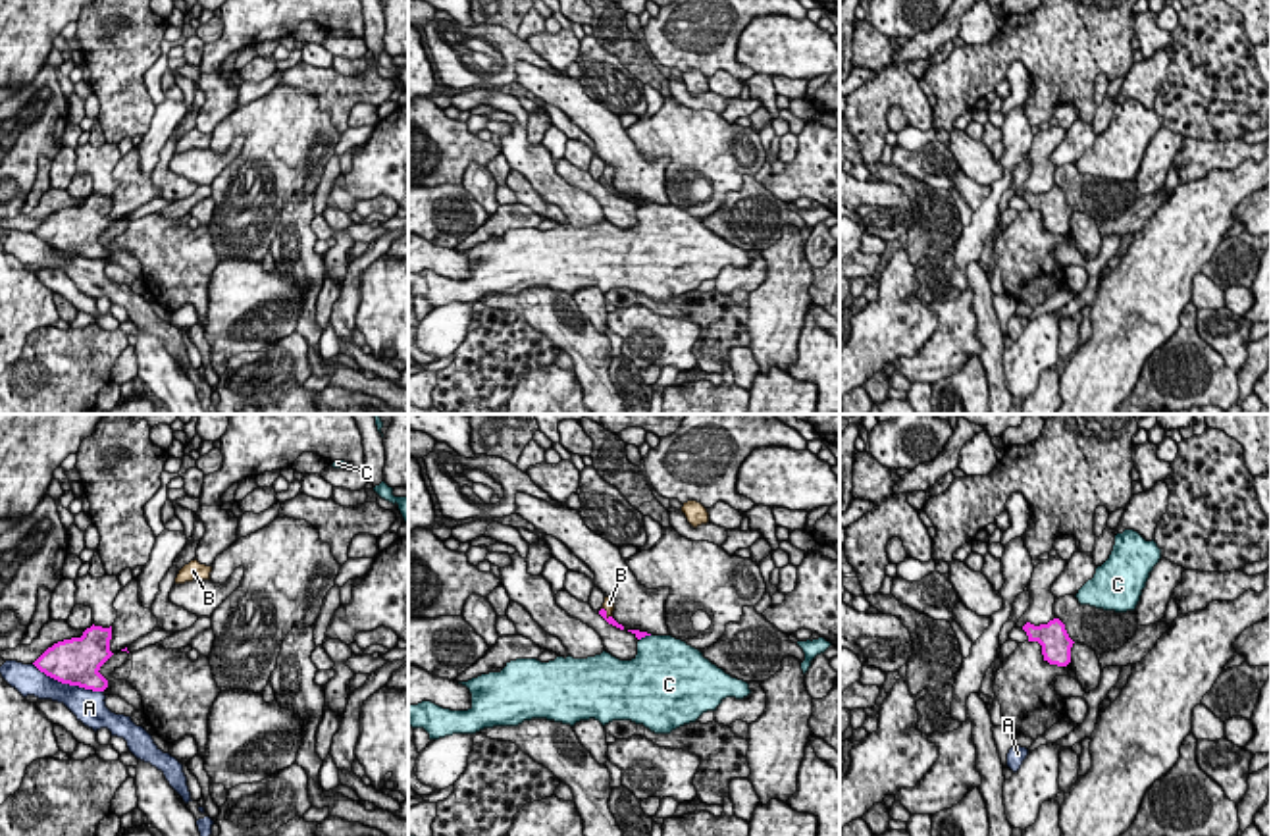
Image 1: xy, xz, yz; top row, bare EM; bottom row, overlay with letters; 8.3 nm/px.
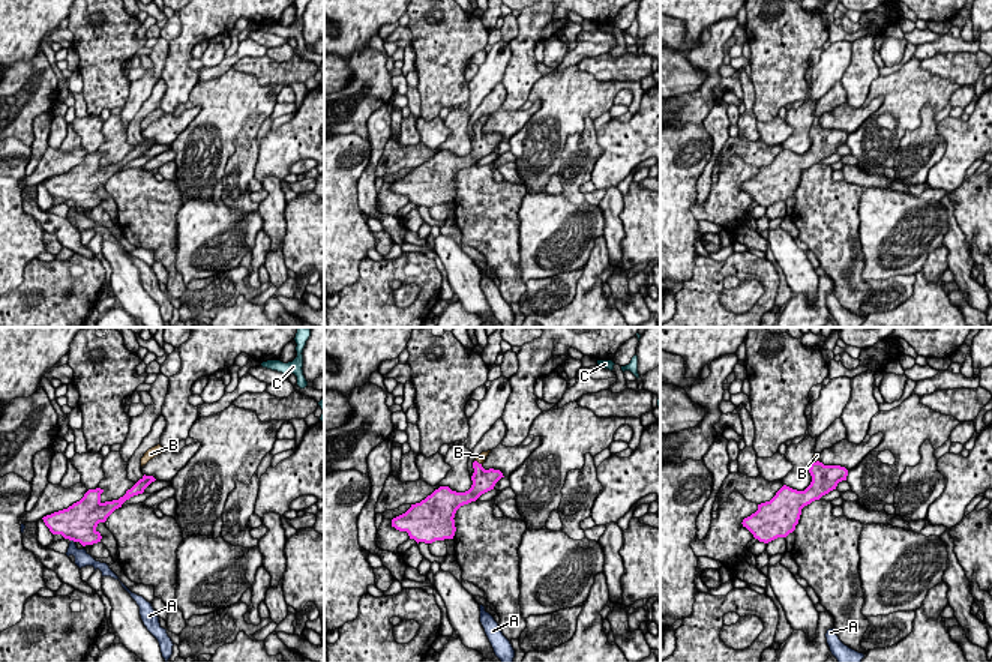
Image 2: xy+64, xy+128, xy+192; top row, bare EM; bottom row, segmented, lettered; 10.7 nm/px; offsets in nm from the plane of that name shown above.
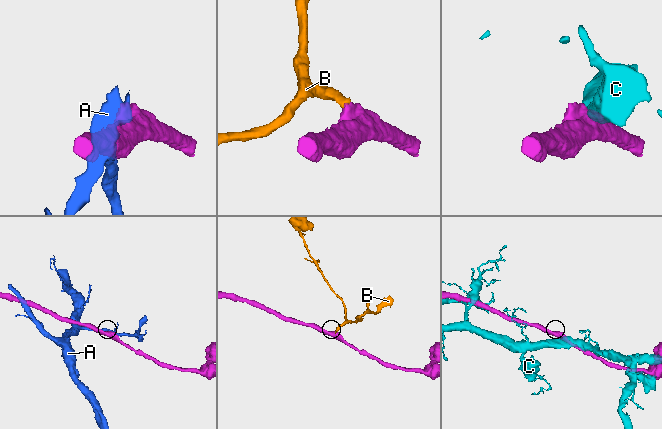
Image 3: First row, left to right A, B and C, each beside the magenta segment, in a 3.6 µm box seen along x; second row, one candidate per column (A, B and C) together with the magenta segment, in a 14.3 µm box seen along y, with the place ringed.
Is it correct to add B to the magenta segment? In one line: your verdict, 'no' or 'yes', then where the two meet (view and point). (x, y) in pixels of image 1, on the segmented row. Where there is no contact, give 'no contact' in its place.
yes | xz (605, 613)

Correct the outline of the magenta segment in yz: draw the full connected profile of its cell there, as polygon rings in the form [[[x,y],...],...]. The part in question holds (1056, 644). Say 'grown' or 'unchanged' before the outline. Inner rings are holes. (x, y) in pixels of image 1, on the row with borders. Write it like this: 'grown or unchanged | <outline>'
unchanged | [[[1059,618],[1040,626],[1026,622],[1023,630],[1028,641],[1038,641],[1042,645],[1044,661],[1057,666],[1067,666],[1071,663],[1071,647],[1075,641],[1069,638]]]

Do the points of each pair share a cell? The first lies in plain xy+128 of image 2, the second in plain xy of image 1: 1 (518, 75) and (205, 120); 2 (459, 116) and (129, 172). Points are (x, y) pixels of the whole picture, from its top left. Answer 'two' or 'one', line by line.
1: one
2: one

